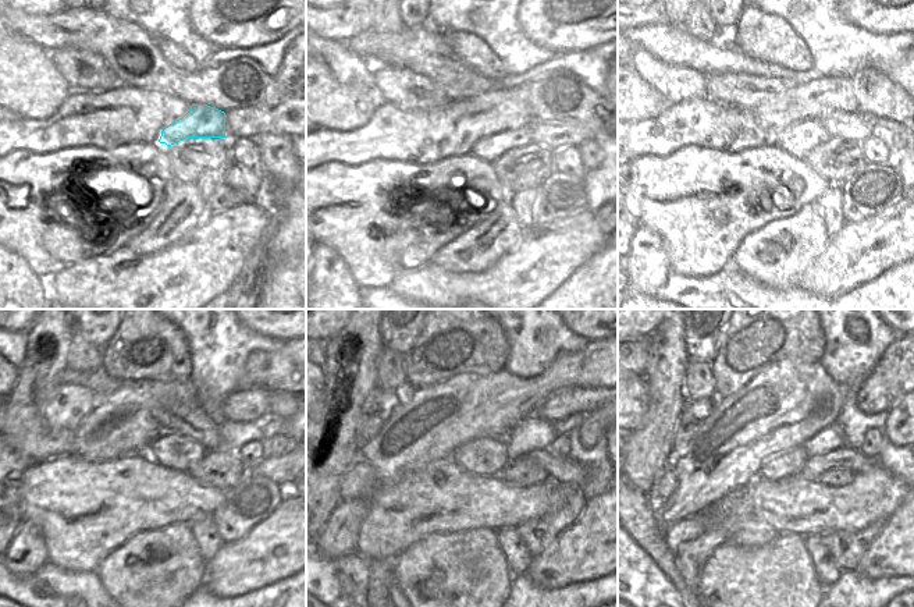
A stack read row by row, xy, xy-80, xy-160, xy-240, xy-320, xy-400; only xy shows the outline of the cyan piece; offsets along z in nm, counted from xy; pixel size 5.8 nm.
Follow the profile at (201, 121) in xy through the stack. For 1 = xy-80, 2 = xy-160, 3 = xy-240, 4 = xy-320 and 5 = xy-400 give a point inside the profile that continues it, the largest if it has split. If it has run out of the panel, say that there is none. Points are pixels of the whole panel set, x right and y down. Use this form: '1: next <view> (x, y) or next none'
1: next xy-80 (487, 148)
2: next xy-160 (799, 139)
3: next xy-240 (170, 450)
4: next xy-320 (482, 457)
5: next xy-400 (788, 464)

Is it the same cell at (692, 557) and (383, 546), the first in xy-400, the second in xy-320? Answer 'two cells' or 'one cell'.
two cells

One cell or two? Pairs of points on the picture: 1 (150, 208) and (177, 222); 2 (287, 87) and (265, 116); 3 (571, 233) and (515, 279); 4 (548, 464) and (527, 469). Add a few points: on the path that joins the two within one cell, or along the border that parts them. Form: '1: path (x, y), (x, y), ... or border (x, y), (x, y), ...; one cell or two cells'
1: border (171, 181), (167, 184), (162, 210), (148, 227); two cells
2: path (287, 95), (287, 100), (273, 114); one cell
3: path (557, 247), (529, 272); one cell
4: border (527, 455), (548, 476); two cells

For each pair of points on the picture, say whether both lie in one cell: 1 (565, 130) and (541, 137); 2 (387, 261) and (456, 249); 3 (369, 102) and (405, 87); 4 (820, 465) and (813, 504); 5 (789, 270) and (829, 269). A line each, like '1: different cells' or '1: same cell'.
1: same cell
2: different cells
3: different cells
4: different cells
5: different cells

